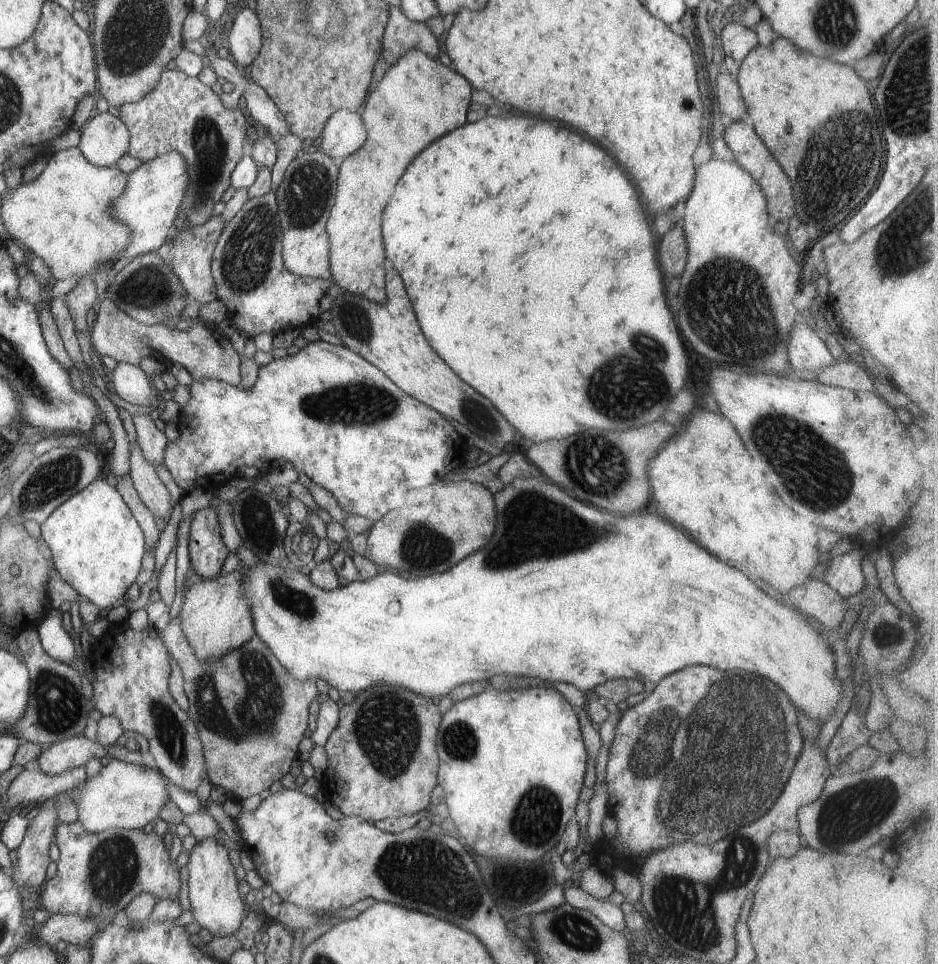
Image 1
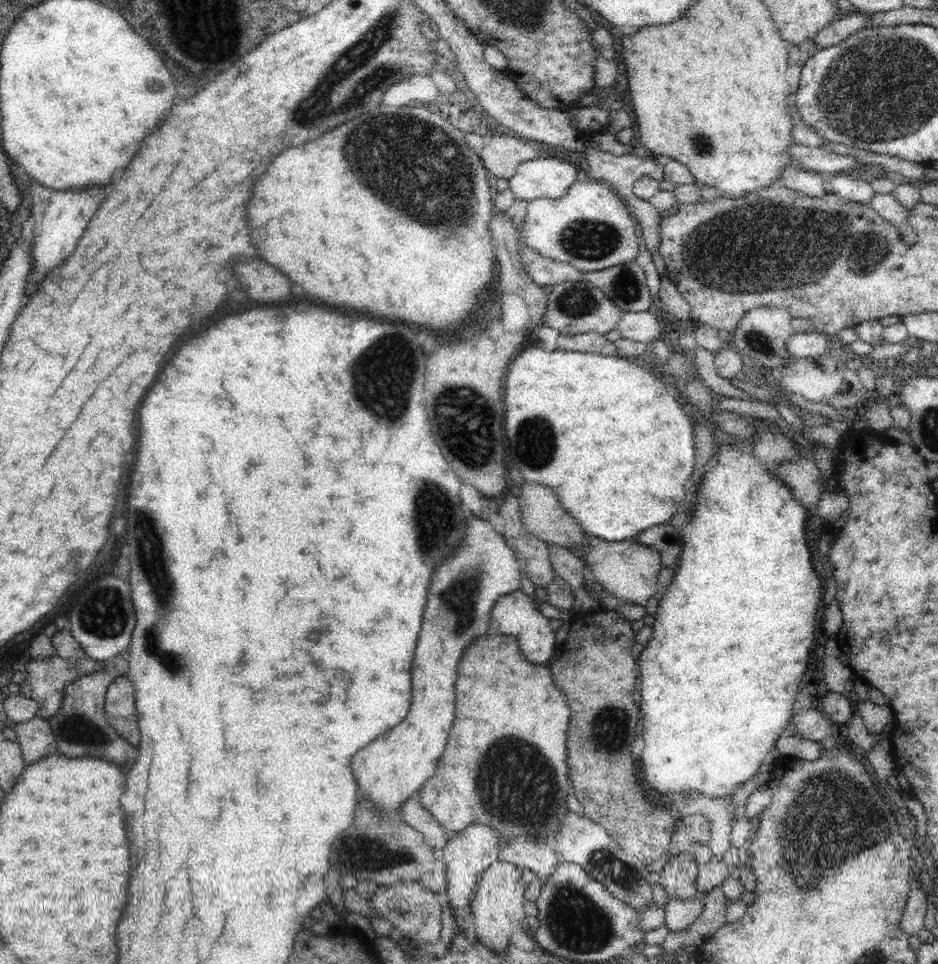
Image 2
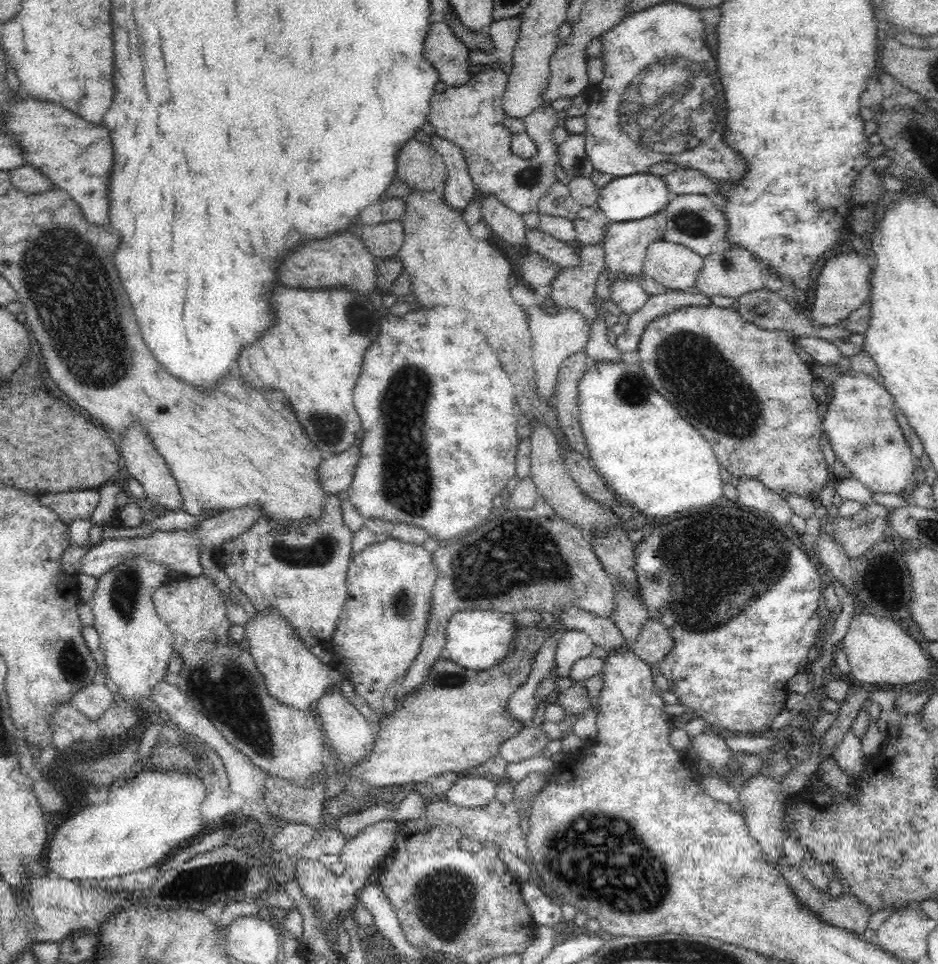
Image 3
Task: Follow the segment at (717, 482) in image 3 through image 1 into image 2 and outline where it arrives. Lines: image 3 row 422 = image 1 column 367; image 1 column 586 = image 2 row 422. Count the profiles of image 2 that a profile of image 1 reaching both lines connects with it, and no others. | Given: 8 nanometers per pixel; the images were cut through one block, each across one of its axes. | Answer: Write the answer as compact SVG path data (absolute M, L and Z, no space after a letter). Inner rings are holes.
M540 346L524 350L516 360L511 362L512 364L509 363L507 366L508 372L504 380L506 418L504 418L503 427L506 430L506 438L508 438L508 456L525 480L529 484L538 483L556 492L564 509L572 512L572 516L578 520L588 535L608 542L633 540L640 535L640 532L652 526L670 523L668 520L675 516L688 494L687 489L691 481L692 468L694 468L694 429L683 408L683 400L666 391L666 387L660 382L660 375L629 362L620 354L602 356L584 352L564 352L560 348L548 354Z

